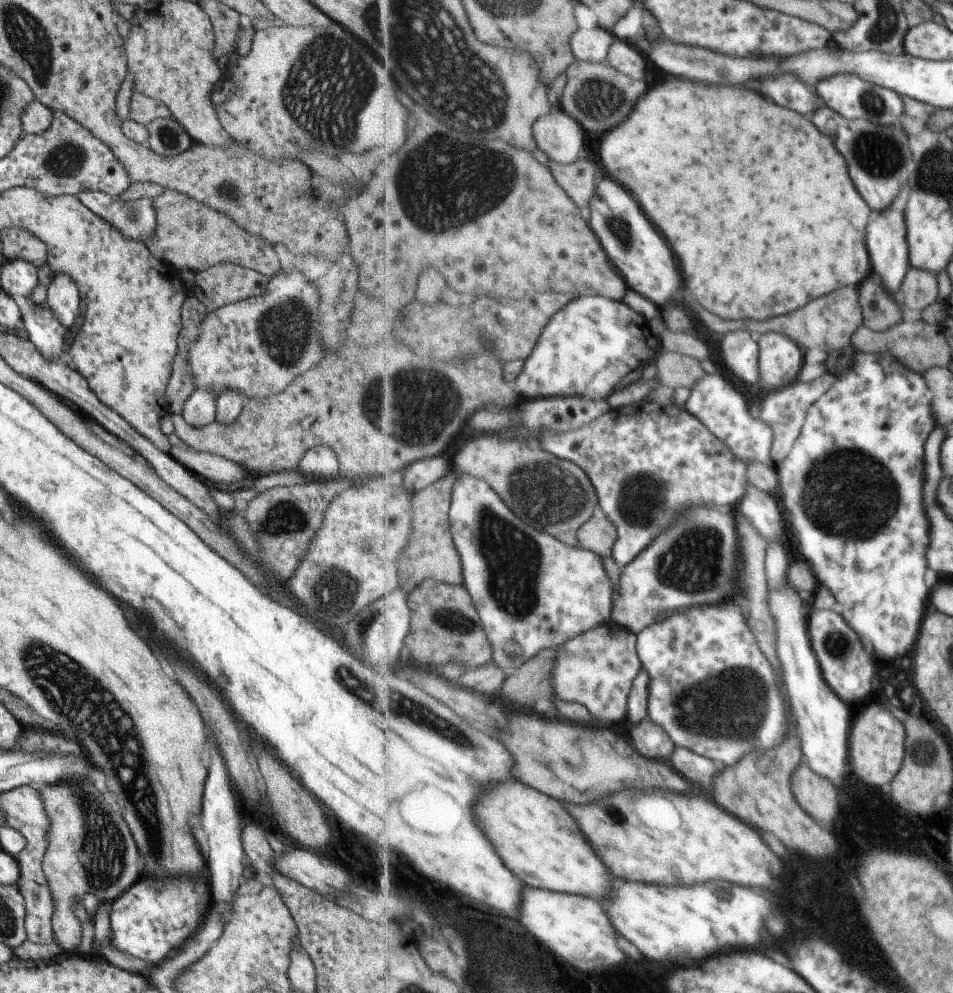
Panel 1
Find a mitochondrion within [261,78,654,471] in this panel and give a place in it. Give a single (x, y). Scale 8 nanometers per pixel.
(456, 185)

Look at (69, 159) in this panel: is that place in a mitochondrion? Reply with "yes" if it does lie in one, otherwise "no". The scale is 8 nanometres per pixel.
yes

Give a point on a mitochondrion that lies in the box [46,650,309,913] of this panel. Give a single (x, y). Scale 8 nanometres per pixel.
(104, 859)

